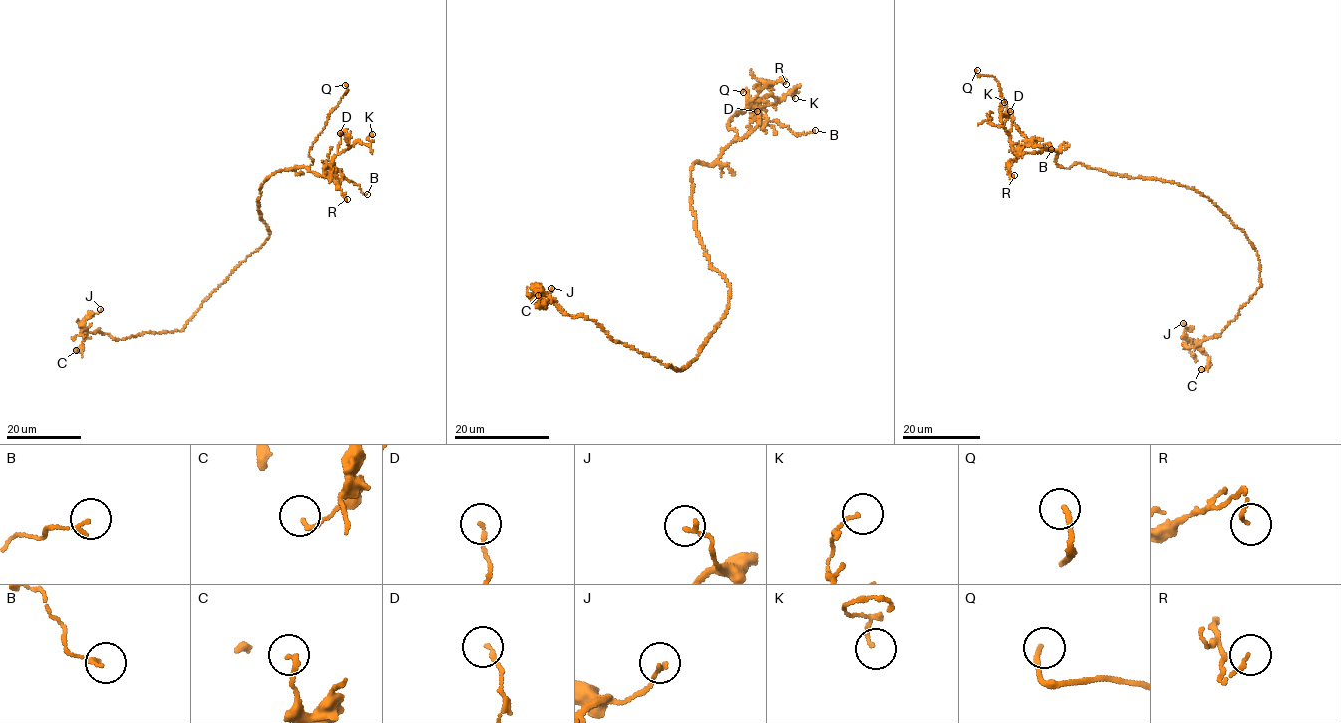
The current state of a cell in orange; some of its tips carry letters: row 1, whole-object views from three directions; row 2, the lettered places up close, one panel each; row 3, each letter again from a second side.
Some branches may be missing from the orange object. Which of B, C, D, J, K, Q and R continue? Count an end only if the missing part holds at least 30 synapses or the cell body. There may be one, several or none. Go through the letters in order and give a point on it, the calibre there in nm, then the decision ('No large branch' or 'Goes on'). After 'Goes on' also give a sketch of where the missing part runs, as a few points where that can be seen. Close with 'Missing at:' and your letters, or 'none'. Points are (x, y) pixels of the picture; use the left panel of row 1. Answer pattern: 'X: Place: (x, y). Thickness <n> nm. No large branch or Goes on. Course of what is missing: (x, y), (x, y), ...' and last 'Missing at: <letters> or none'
B: Place: (367, 194). Thickness 150 nm. No large branch
C: Place: (76, 350). Thickness 140 nm. No large branch
D: Place: (340, 133). Thickness 130 nm. No large branch
J: Place: (100, 309). Thickness 150 nm. No large branch
K: Place: (372, 134). Thickness 110 nm. No large branch
Q: Place: (345, 85). Thickness 180 nm. Goes on. Course of what is missing: (345, 85), (336, 80), (323, 57), (326, 51), (323, 49)
R: Place: (347, 199). Thickness 110 nm. No large branch
Missing at: Q

